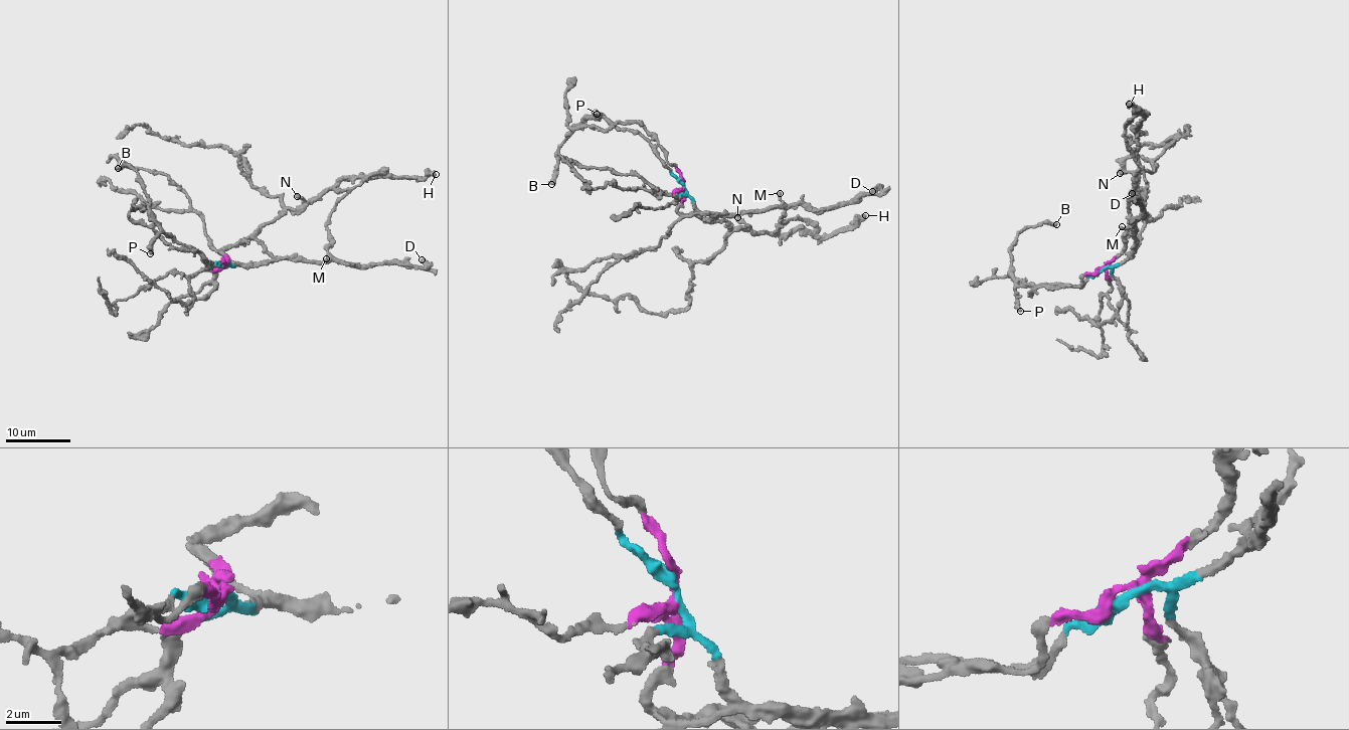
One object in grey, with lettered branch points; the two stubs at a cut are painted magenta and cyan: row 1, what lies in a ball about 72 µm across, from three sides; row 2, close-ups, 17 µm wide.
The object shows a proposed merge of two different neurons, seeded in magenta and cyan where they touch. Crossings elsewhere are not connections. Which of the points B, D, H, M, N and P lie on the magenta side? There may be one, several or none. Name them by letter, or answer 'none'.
H, N

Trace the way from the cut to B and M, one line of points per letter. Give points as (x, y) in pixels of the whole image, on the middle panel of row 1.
B: (683, 184), (655, 147), (601, 117), (586, 120), (566, 136), (557, 152), (551, 184)
M: (683, 184), (698, 211), (703, 213), (762, 212), (775, 209), (782, 202), (780, 193)

